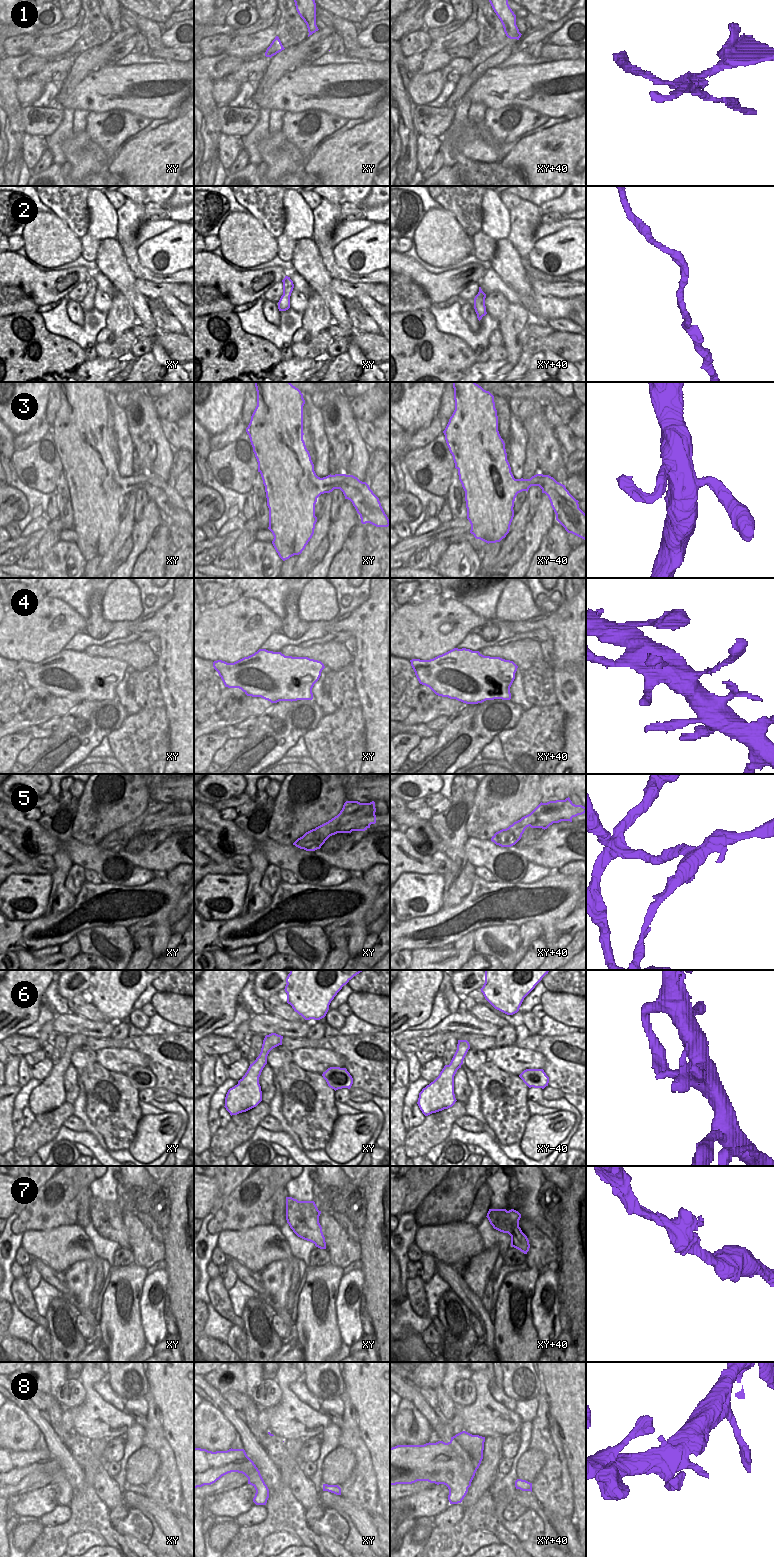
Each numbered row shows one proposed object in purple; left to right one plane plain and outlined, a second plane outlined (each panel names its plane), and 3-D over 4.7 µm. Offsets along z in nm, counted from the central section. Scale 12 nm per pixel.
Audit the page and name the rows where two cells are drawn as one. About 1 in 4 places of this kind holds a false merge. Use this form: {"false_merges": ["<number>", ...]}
{"false_merges": ["1", "5"]}

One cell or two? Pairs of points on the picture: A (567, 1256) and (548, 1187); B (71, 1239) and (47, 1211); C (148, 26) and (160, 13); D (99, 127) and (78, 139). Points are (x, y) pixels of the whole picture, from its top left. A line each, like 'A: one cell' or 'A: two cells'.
A: one cell
B: two cells
C: two cells
D: two cells

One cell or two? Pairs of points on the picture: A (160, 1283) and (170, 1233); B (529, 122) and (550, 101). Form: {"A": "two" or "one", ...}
{"A": "two", "B": "two"}

